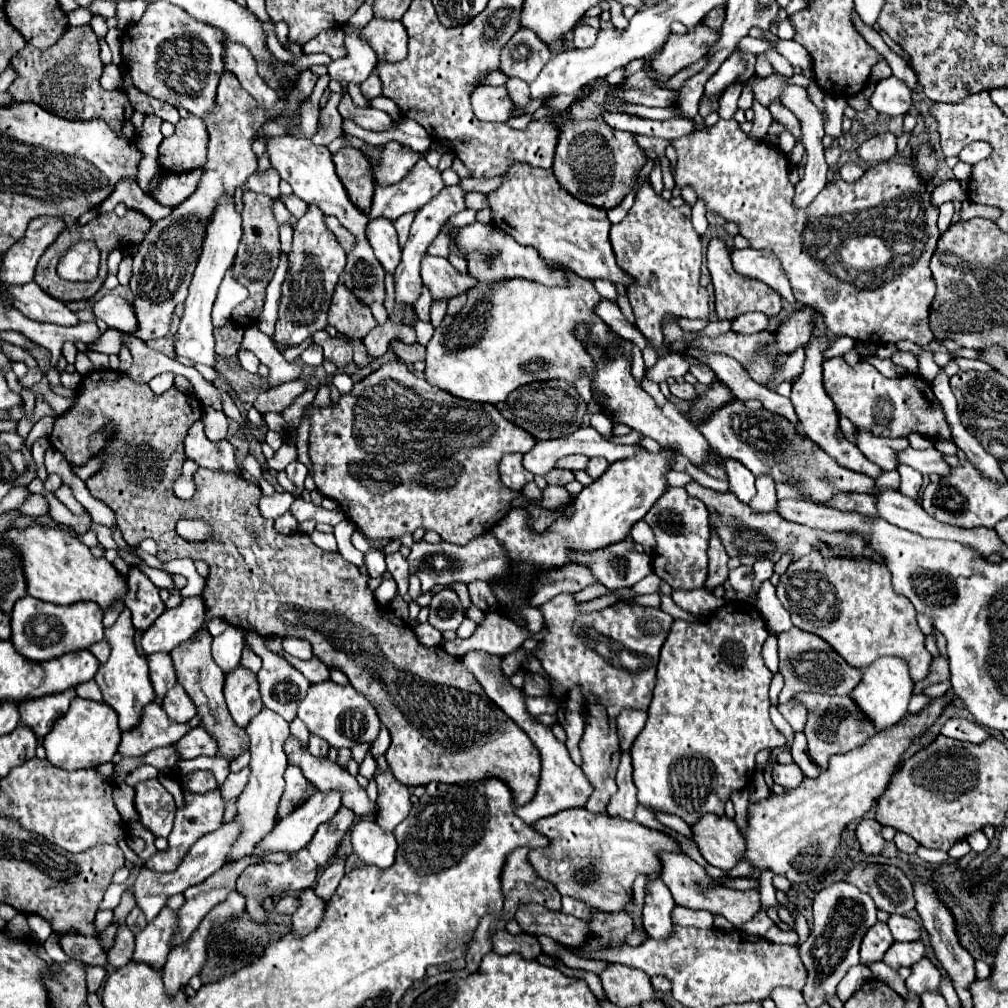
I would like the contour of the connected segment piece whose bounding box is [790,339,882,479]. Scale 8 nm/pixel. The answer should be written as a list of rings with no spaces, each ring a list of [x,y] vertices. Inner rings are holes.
[[[814,339],[806,345],[805,349],[805,361],[804,371],[800,373],[800,377],[792,383],[792,395],[790,395],[790,401],[796,409],[796,415],[802,423],[802,429],[804,433],[808,433],[808,437],[818,443],[826,453],[830,453],[840,465],[852,469],[852,471],[858,471],[858,473],[864,473],[872,479],[876,479],[882,469],[878,465],[872,465],[858,449],[854,443],[846,441],[846,439],[838,439],[836,435],[836,427],[838,427],[838,415],[836,415],[836,409],[834,409],[834,403],[832,399],[828,397],[828,393],[824,391],[823,386],[823,352],[829,346],[830,341],[826,339]]]

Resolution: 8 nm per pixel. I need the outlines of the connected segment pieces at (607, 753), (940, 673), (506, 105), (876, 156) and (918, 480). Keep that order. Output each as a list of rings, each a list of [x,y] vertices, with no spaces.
[[[560,593],[538,609],[548,633],[534,649],[534,657],[542,663],[546,677],[560,687],[564,695],[568,695],[572,687],[580,687],[582,691],[582,771],[594,787],[586,809],[590,813],[604,813],[608,799],[616,793],[614,777],[620,763],[616,719],[624,709],[648,709],[656,685],[658,655],[674,619],[662,609],[628,601],[618,601],[604,611],[582,613],[570,593]]]
[[[938,655],[932,659],[932,665],[930,665],[930,673],[924,681],[920,681],[918,685],[914,685],[914,693],[920,695],[924,687],[932,685],[932,683],[940,683],[940,681],[946,681],[950,679],[950,669],[948,669],[948,659],[944,655]]]
[[[480,85],[472,93],[472,109],[480,121],[508,121],[514,113],[514,103],[506,87]]]
[[[880,133],[872,139],[864,141],[858,147],[858,157],[866,163],[882,163],[896,155],[896,135],[892,133]]]
[[[900,465],[898,471],[900,471],[900,477],[902,477],[900,493],[906,495],[906,497],[916,499],[918,491],[920,491],[920,487],[922,487],[922,473],[916,471],[916,469],[912,469],[912,467],[904,467],[904,465]]]

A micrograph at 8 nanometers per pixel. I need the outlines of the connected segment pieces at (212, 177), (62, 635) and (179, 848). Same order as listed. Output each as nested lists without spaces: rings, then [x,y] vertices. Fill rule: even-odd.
[[[228,71],[222,73],[220,85],[218,85],[218,97],[214,111],[204,117],[204,123],[210,133],[210,145],[208,145],[208,161],[204,165],[206,173],[200,179],[198,189],[180,205],[172,209],[172,213],[152,225],[144,241],[140,243],[136,255],[134,255],[134,269],[132,269],[132,281],[130,291],[134,293],[134,313],[136,313],[136,333],[130,333],[142,341],[158,339],[168,335],[172,311],[178,303],[182,303],[188,295],[188,285],[192,281],[192,273],[196,269],[196,261],[200,257],[202,241],[204,241],[204,229],[208,227],[208,221],[212,219],[212,213],[216,209],[216,201],[224,195],[234,195],[234,191],[246,183],[246,179],[256,173],[258,159],[252,151],[252,141],[256,129],[260,129],[266,121],[279,117],[289,116],[287,132],[294,133],[296,125],[300,123],[300,111],[287,111],[285,99],[279,99],[275,106],[268,110],[262,105],[256,105],[256,99],[250,97],[250,93],[244,93],[240,89],[240,81]]]
[[[30,595],[16,601],[12,609],[12,643],[20,655],[32,661],[48,661],[60,655],[88,649],[104,637],[102,611],[94,601],[78,601],[76,605],[52,605]]]
[[[212,789],[204,795],[198,793],[184,793],[184,805],[176,809],[176,819],[174,819],[174,829],[168,835],[168,849],[166,851],[156,851],[146,863],[144,867],[158,871],[158,873],[170,873],[176,871],[176,867],[180,865],[180,861],[184,859],[184,855],[188,853],[188,849],[206,833],[216,831],[224,821],[224,799],[220,795],[220,789]]]

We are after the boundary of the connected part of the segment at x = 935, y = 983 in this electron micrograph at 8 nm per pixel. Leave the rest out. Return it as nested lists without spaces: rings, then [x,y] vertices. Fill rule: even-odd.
[[[922,959],[916,965],[912,965],[912,975],[906,979],[906,987],[914,993],[926,993],[928,989],[940,991],[940,971],[934,967],[930,959]]]

